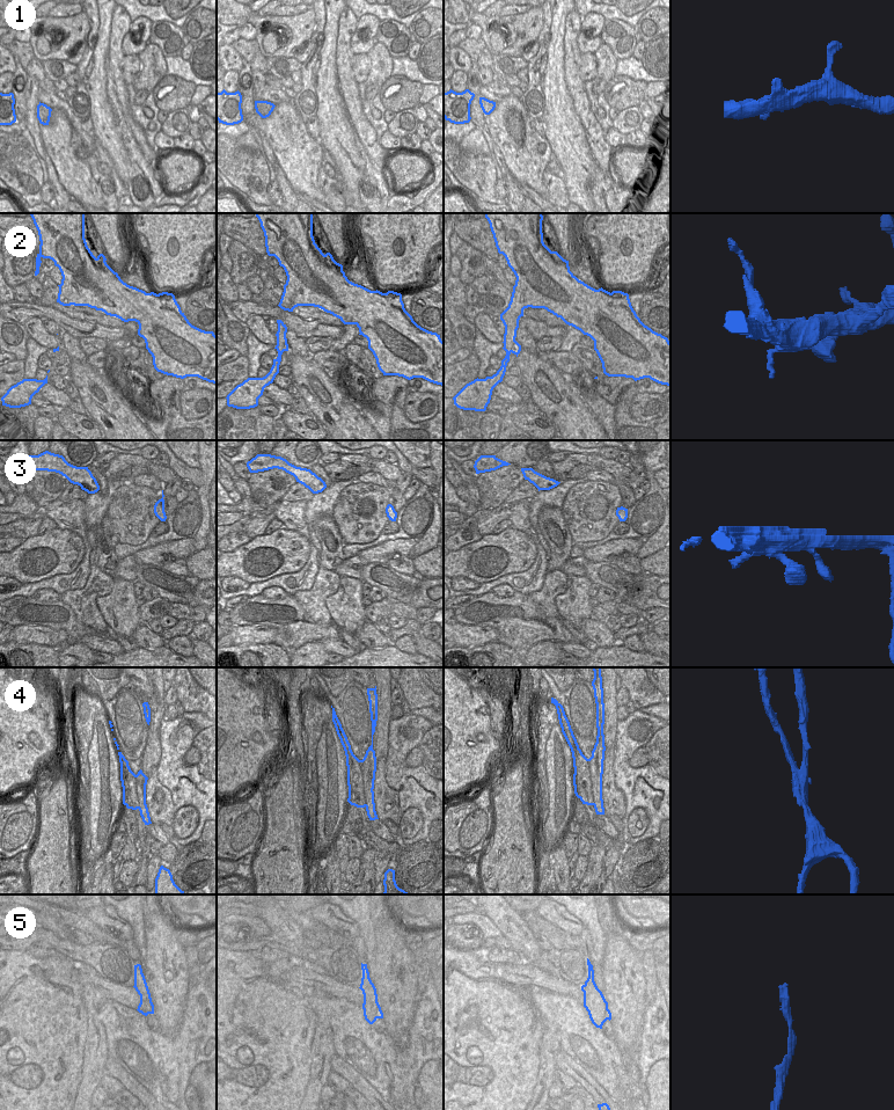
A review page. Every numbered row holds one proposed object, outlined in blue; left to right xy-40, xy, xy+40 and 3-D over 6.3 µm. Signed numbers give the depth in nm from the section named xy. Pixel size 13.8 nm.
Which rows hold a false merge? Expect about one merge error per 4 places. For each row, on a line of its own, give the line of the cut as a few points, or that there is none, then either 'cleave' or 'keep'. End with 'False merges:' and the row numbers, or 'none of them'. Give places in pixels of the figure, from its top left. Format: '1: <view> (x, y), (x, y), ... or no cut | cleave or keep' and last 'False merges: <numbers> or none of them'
1: no cut | keep
2: no cut | keep
3: no cut | keep
4: xy (361, 760), (366, 805) | cleave
5: no cut | keep
False merges: 4

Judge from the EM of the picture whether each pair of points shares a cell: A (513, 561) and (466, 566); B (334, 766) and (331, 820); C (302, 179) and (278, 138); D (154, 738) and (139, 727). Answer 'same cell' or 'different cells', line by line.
A: same cell
B: same cell
C: same cell
D: different cells

